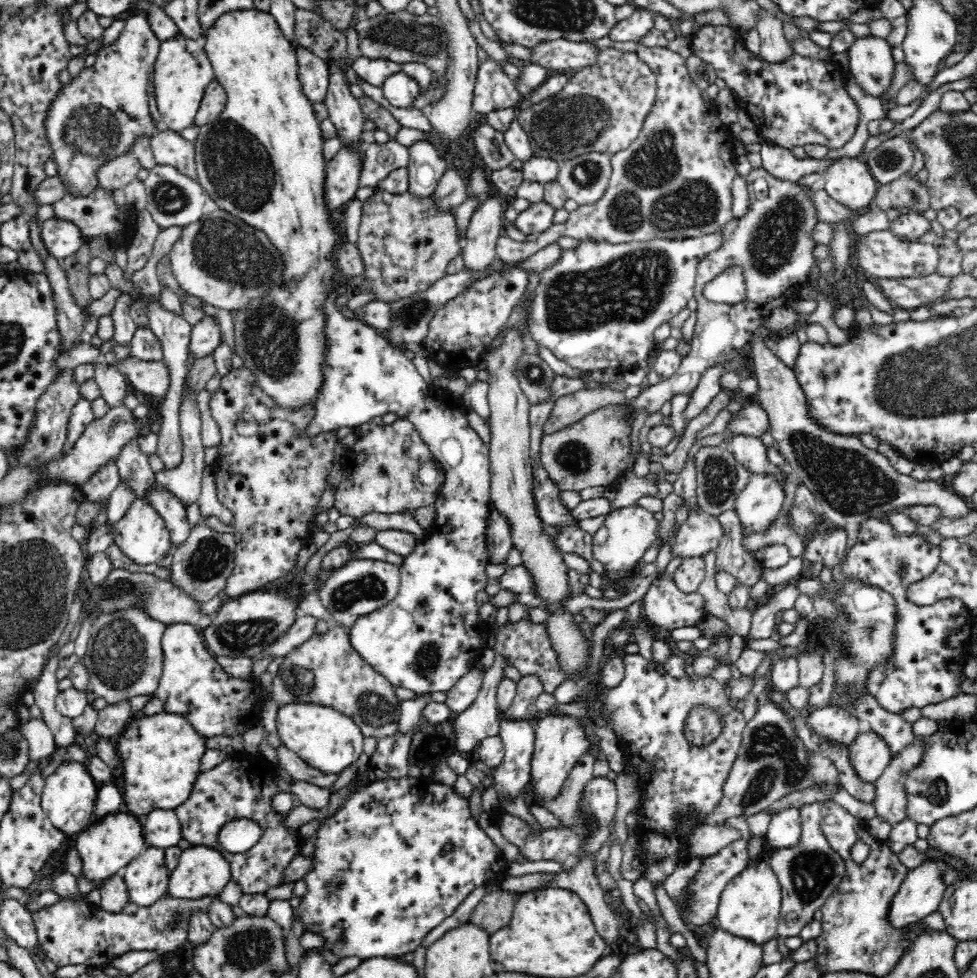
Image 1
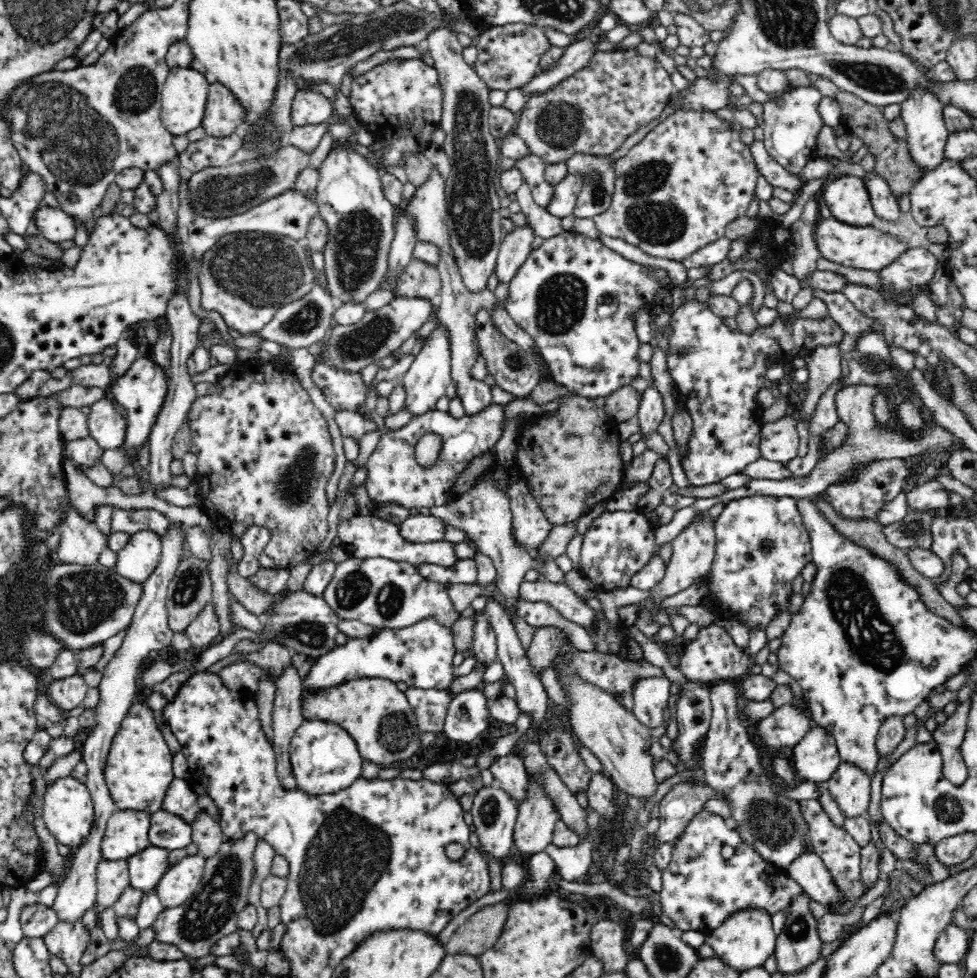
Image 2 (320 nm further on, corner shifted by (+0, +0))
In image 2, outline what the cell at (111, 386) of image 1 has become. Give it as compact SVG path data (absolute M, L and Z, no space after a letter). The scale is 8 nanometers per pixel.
M107 396L87 410L88 434L103 451L116 449L126 434L126 418L118 414L114 402Z

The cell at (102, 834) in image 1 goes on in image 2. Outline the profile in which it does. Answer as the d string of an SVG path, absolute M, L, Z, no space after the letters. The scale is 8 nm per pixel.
M119 810L108 820L101 842L103 858L126 860L149 847L151 816L138 810Z

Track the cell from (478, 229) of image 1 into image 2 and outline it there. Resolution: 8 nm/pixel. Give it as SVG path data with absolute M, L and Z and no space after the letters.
M438 323L438 328L432 332L430 340L426 342L426 348L420 350L415 356L415 361L402 378L399 380L406 391L406 400L402 404L402 409L410 413L410 418L422 416L429 410L436 409L439 398L446 395L446 388L451 382L451 358L449 335L444 325Z

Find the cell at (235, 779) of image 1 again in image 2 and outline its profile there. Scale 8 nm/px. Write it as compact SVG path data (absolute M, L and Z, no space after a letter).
M174 777L162 802L165 812L180 816L188 824L194 823L199 812L196 793L191 788L190 780Z

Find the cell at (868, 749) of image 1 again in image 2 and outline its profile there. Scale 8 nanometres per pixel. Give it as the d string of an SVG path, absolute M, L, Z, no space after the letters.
M841 762L824 784L844 817L858 818L866 815L870 802L871 777L862 769Z

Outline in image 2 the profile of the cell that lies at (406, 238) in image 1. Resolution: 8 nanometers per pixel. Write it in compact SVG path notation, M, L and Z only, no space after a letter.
M412 260L395 290L406 298L422 298L437 301L441 289L441 279L437 266L429 266L420 260Z

